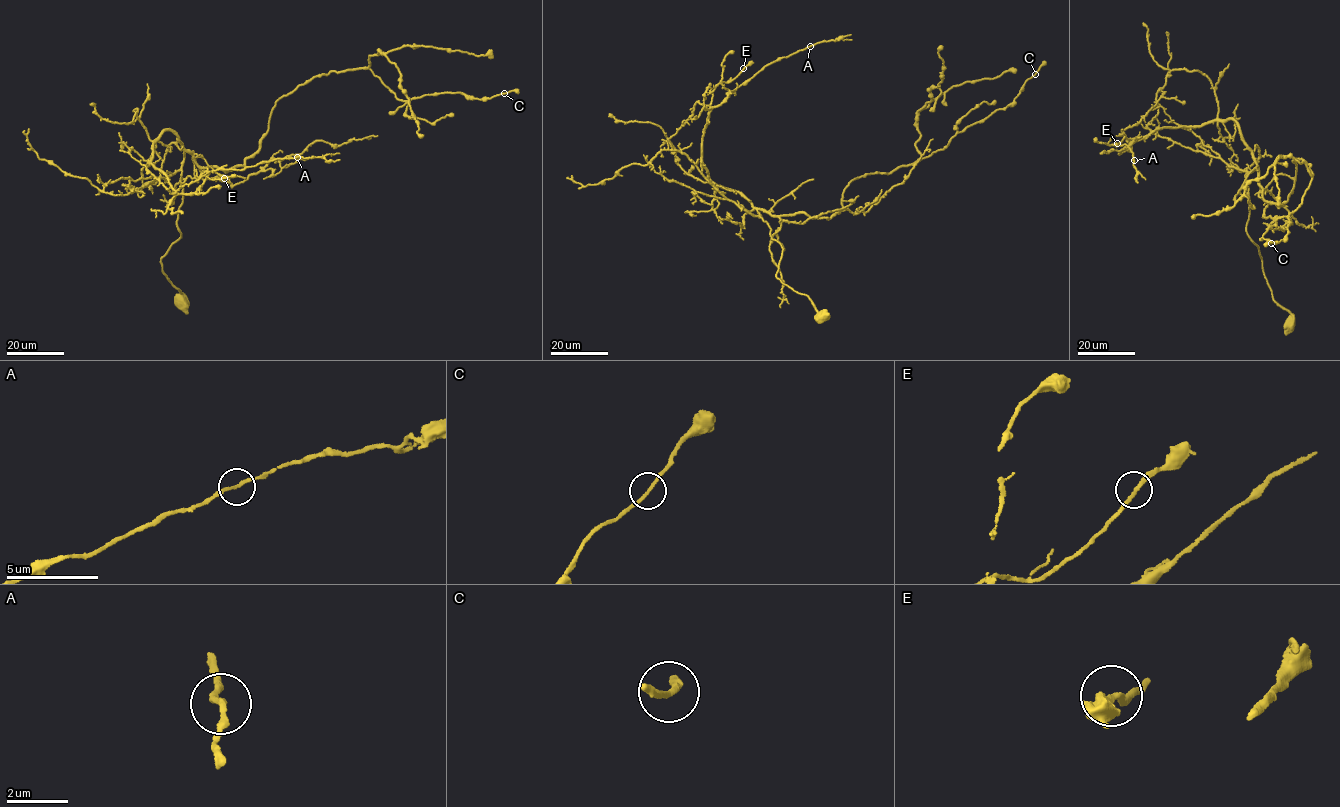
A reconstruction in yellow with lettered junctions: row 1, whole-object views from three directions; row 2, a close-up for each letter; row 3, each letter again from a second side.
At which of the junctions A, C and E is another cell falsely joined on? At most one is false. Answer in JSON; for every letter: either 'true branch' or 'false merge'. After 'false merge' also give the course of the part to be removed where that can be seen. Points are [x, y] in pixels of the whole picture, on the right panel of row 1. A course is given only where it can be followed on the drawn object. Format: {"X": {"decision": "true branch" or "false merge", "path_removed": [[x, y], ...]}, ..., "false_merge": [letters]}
{"A": {"decision": "true branch"}, "C": {"decision": "true branch"}, "E": {"decision": "true branch"}, "false_merge": []}

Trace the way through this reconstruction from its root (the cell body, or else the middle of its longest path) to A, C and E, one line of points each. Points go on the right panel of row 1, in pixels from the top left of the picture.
A: (1289, 323), (1246, 231), (1244, 175), (1257, 162), (1233, 119), (1154, 130), (1130, 150), (1134, 138), (1133, 160)
C: (1289, 323), (1246, 231), (1244, 175), (1253, 157), (1278, 207), (1301, 159), (1312, 178), (1270, 243)
E: (1289, 323), (1246, 231), (1244, 175), (1257, 162), (1233, 119), (1135, 141), (1119, 134), (1118, 143)

